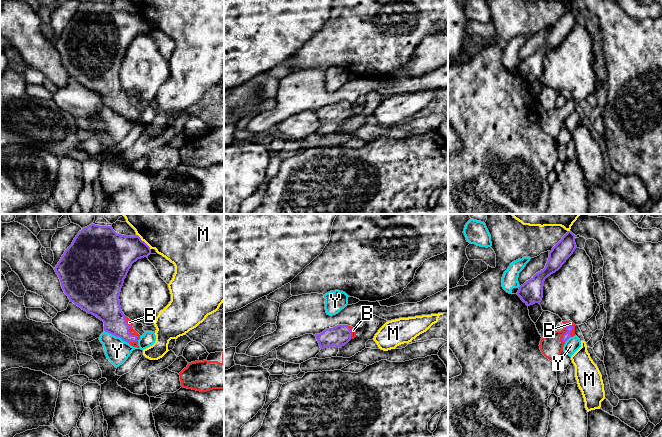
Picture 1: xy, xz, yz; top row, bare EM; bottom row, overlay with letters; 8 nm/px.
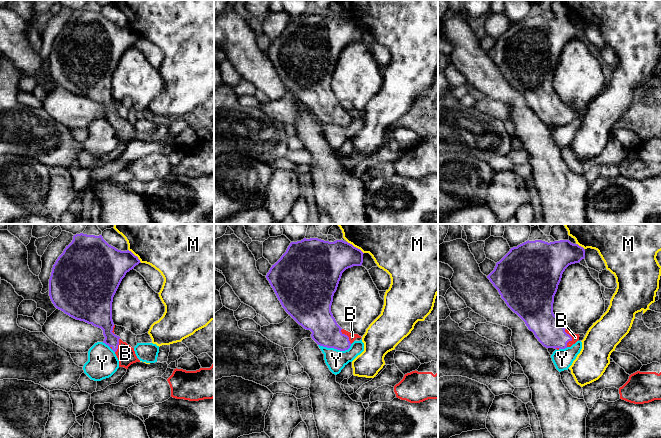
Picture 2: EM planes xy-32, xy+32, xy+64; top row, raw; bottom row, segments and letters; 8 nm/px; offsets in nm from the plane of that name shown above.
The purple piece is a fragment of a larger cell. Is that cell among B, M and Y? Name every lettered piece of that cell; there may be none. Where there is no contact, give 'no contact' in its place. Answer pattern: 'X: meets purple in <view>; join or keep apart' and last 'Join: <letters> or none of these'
B: meets purple in xy; join
M: meets purple in xy; keep apart
Y: meets purple in xy; keep apart
Join: B

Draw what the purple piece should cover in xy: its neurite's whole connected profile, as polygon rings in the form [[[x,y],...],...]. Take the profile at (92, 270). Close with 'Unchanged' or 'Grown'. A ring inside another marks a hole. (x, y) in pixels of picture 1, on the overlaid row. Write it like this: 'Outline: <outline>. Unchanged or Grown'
Outline: [[[91,224],[79,231],[54,270],[71,302],[103,321],[105,332],[139,348],[140,335],[132,327],[134,322],[123,314],[119,296],[132,264],[150,254],[150,247],[138,235],[121,235],[112,226]]]. Grown

